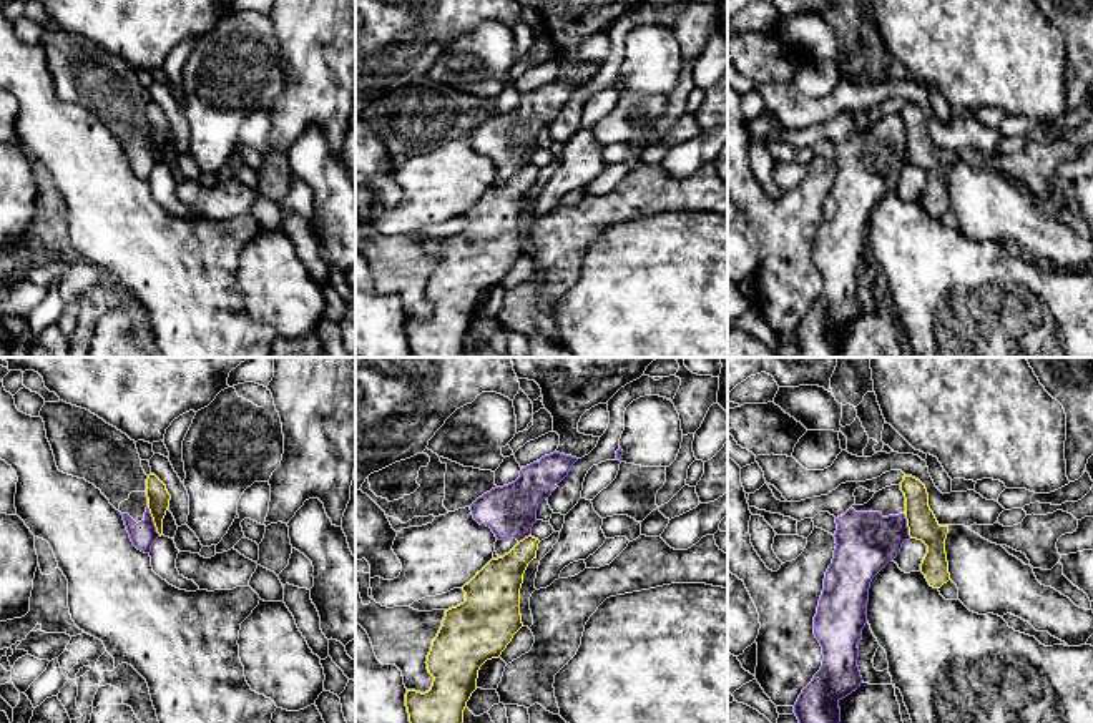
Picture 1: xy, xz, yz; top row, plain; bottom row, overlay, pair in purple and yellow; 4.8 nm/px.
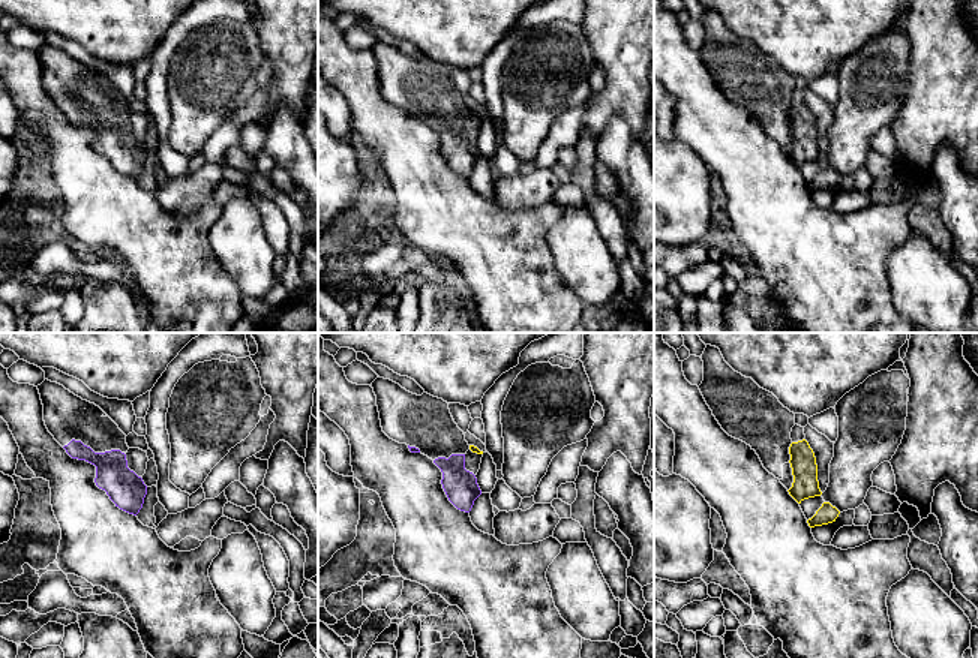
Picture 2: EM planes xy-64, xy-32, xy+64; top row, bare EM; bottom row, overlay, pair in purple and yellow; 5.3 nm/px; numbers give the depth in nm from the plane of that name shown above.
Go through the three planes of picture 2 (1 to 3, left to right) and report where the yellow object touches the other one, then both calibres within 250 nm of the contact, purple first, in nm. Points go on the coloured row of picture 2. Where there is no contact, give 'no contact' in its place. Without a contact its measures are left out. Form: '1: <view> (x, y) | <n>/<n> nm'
1: no contact
2: no contact
3: no contact

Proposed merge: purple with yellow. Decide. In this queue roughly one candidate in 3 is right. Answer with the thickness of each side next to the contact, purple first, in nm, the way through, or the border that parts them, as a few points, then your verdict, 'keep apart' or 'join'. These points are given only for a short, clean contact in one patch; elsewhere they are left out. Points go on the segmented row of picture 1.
120 nm thick on the purple side, 110 nm on the other; border along xy (147, 507), (160, 536); keep apart

